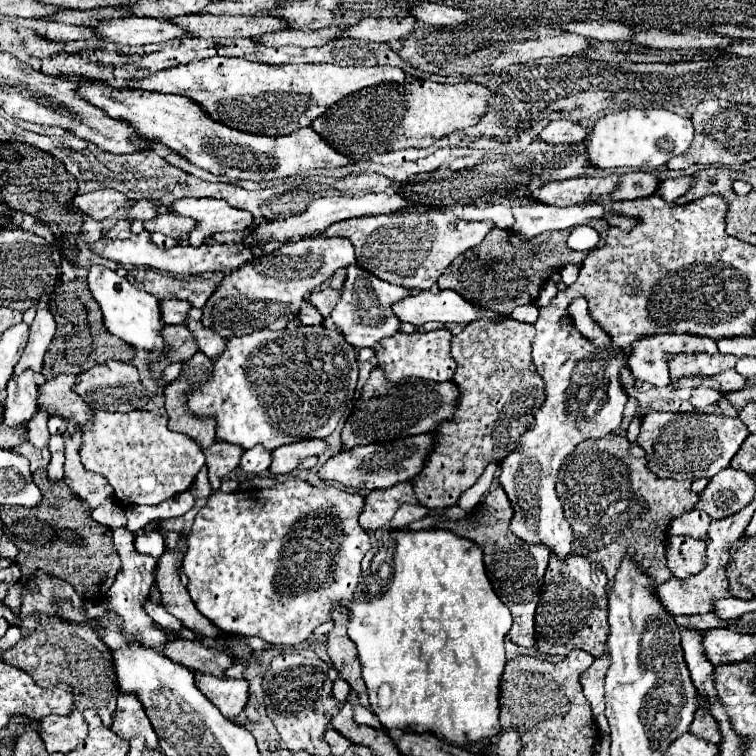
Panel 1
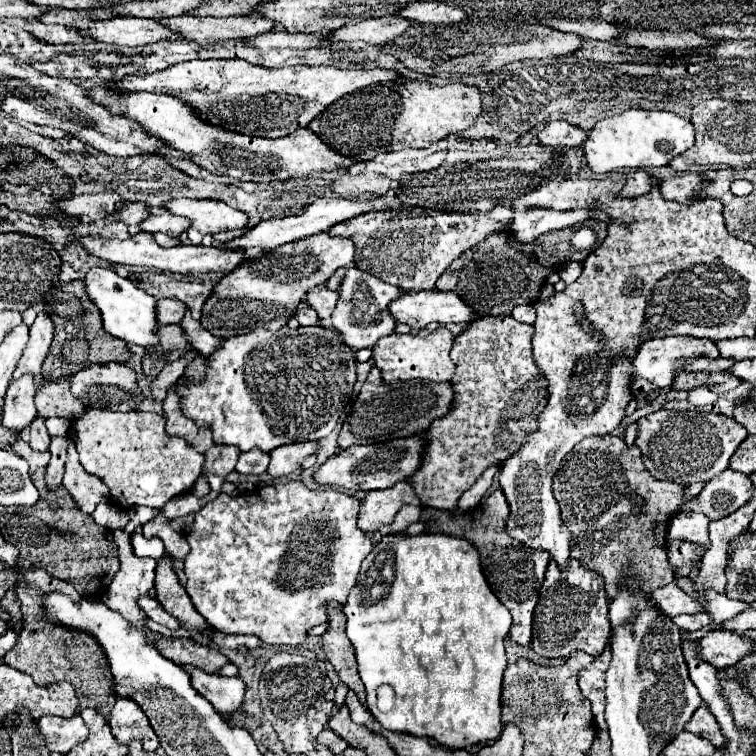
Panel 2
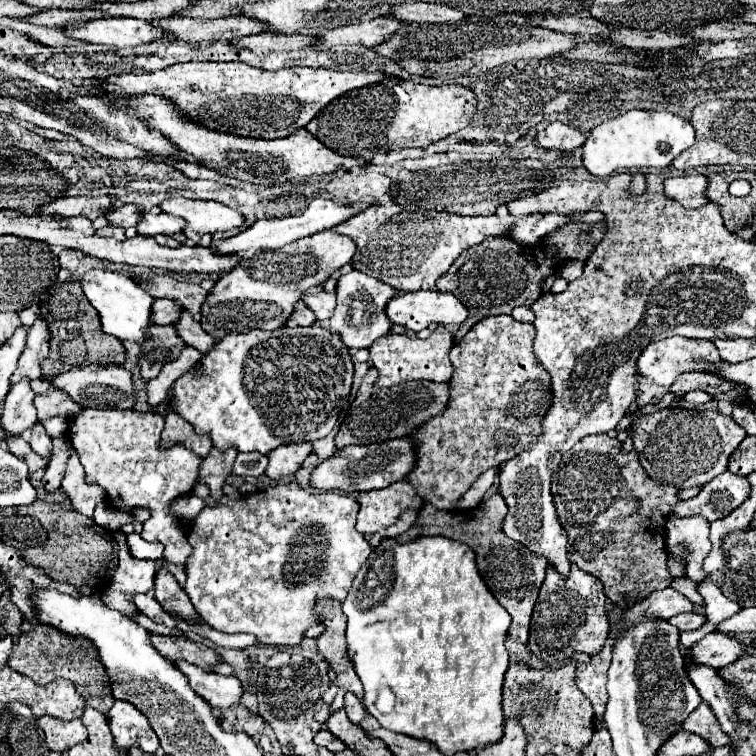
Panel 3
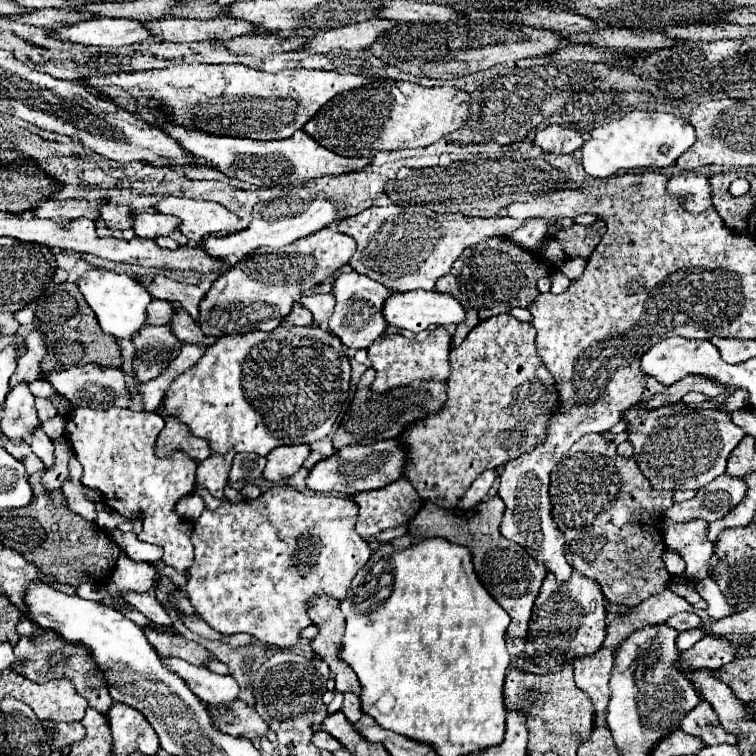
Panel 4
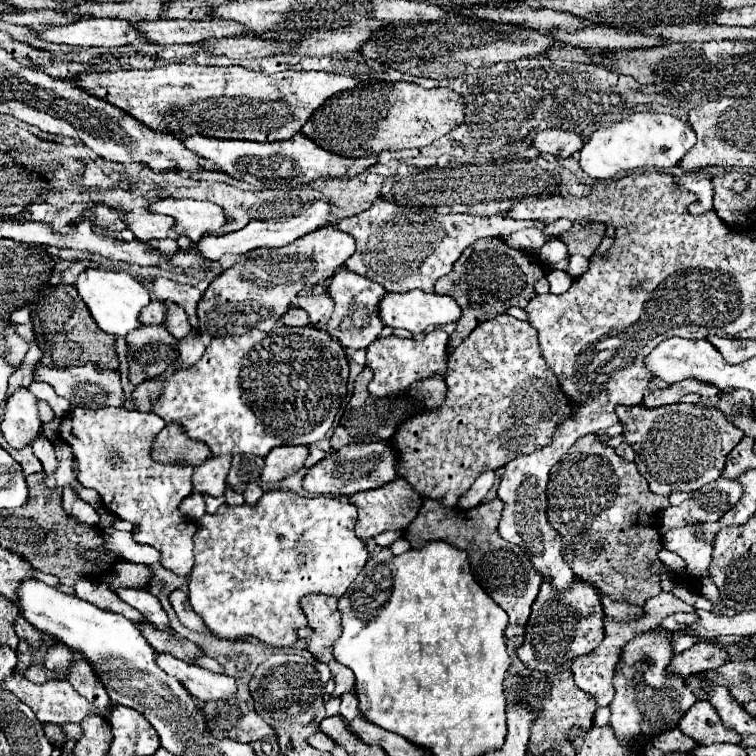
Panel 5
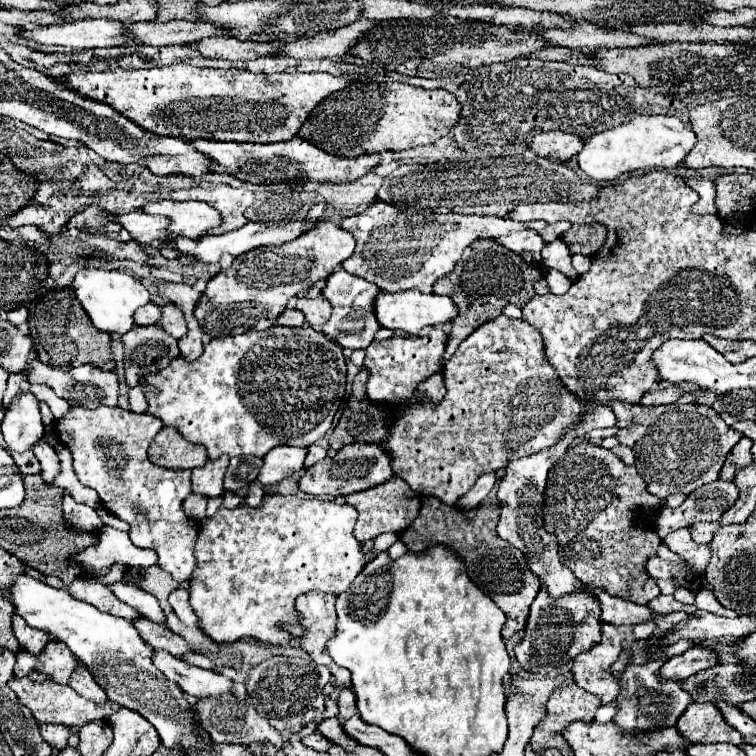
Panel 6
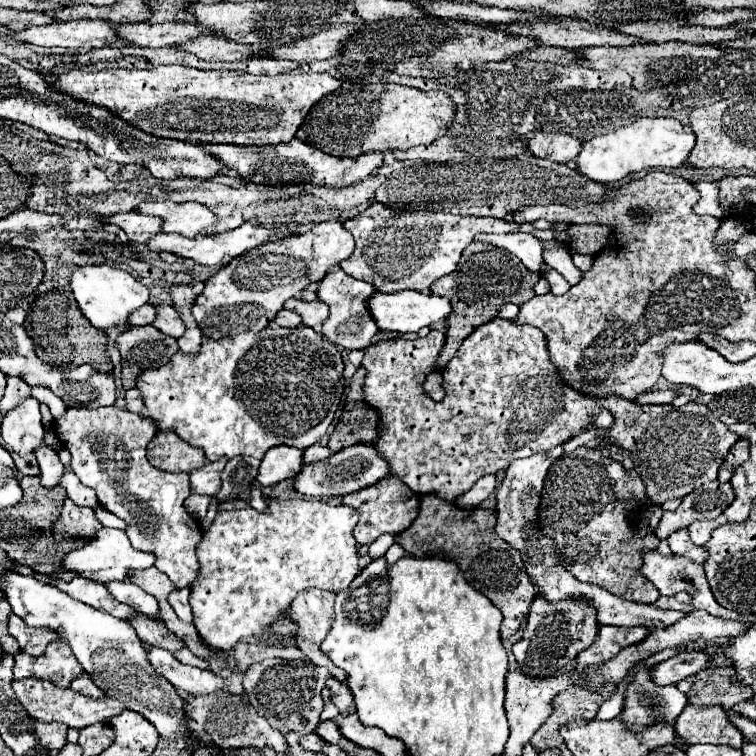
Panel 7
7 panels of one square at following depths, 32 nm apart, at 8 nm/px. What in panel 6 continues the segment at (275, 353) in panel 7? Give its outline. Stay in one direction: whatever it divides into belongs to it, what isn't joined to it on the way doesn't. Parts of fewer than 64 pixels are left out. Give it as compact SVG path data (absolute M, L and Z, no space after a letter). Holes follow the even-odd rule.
M274 324L270 330L264 332L244 332L240 336L224 336L224 338L212 338L208 344L204 344L204 352L198 360L188 362L184 356L176 356L166 368L158 370L158 372L150 372L146 376L142 376L140 386L144 386L144 396L148 400L148 408L144 414L152 414L158 416L162 420L164 426L174 426L188 442L200 444L206 448L208 458L216 460L222 454L234 458L234 456L242 456L242 454L250 454L256 458L264 458L264 454L268 450L272 450L274 446L286 444L286 446L298 446L298 448L308 448L314 442L318 442L320 438L324 438L324 434L328 432L332 418L336 414L336 410L340 408L340 402L344 398L344 386L346 386L346 362L344 362L344 354L342 348L338 348L338 344L334 344L334 340L330 340L328 336L316 332L310 326L300 326L300 328L286 328L286 326L278 326Z

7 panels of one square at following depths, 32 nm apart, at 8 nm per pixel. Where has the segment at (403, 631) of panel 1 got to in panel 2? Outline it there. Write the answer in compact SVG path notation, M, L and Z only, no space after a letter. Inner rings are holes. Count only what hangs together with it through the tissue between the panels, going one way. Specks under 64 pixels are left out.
M418 534L418 536L384 536L362 562L356 586L350 590L348 602L344 604L344 614L348 618L346 634L354 648L358 674L366 686L366 708L370 714L386 728L394 732L404 732L412 736L426 736L436 740L446 750L466 750L478 744L488 744L500 738L502 734L502 708L500 708L500 690L502 690L502 676L508 664L504 638L512 624L512 616L508 608L500 604L500 600L490 592L486 586L486 578L482 576L482 568L478 566L478 552L474 552L472 544L466 540L454 540L442 534Z

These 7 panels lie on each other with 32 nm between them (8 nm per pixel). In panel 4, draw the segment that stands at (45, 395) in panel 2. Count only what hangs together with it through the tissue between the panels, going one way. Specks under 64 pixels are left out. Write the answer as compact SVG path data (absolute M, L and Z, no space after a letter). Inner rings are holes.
M38 398L38 400L36 400L36 408L38 408L38 416L40 416L42 422L56 416L56 408L54 408L52 402L46 400L46 398Z

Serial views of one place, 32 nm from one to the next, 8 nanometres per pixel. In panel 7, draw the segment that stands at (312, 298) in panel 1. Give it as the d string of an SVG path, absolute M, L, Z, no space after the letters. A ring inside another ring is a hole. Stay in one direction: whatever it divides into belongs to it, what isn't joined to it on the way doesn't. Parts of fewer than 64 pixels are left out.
M312 300L312 302L298 302L296 312L302 318L302 326L310 326L316 332L320 332L320 326L322 326L322 320L326 320L328 308L320 300Z

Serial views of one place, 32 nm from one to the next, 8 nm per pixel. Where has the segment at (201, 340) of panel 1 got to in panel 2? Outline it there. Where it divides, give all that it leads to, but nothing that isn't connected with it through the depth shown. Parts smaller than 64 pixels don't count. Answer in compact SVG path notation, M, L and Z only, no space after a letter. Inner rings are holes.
M190 312L184 314L184 320L180 322L180 328L182 328L184 332L188 332L186 338L190 340L192 348L196 348L202 356L208 356L208 352L216 350L218 344L222 342L222 340L218 340L216 336L212 336L210 332L206 332L206 330L200 326L200 322L190 316Z

